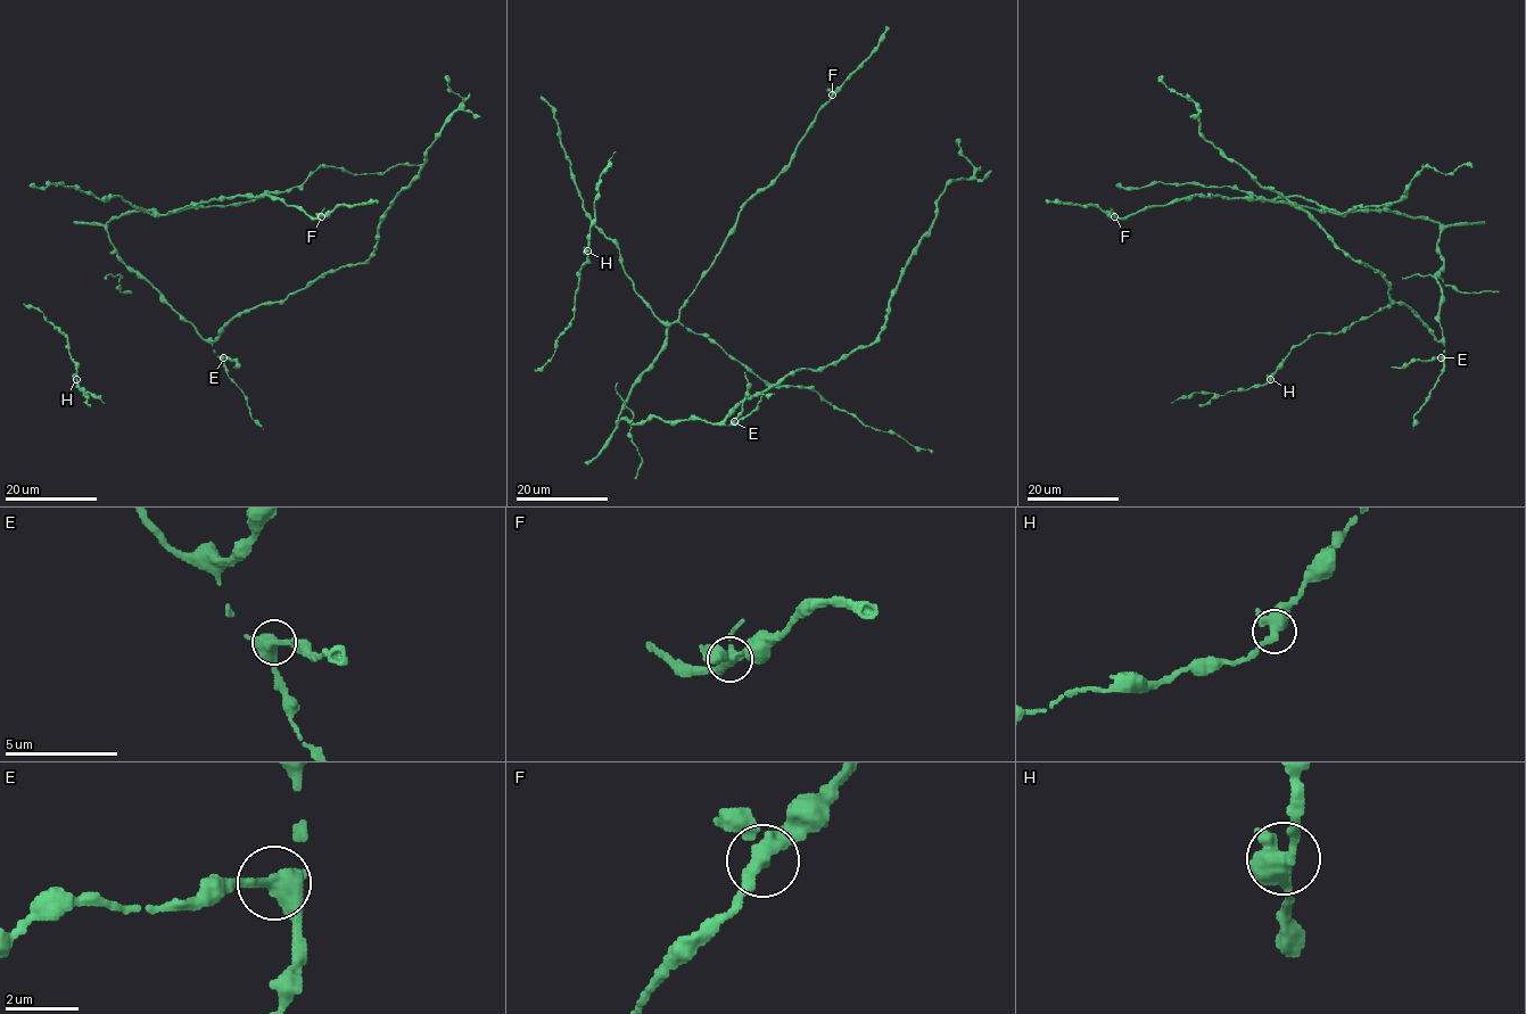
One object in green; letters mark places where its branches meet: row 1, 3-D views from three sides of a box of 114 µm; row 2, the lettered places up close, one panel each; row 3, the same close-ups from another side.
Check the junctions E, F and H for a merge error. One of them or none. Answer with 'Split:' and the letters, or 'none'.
Split: none

